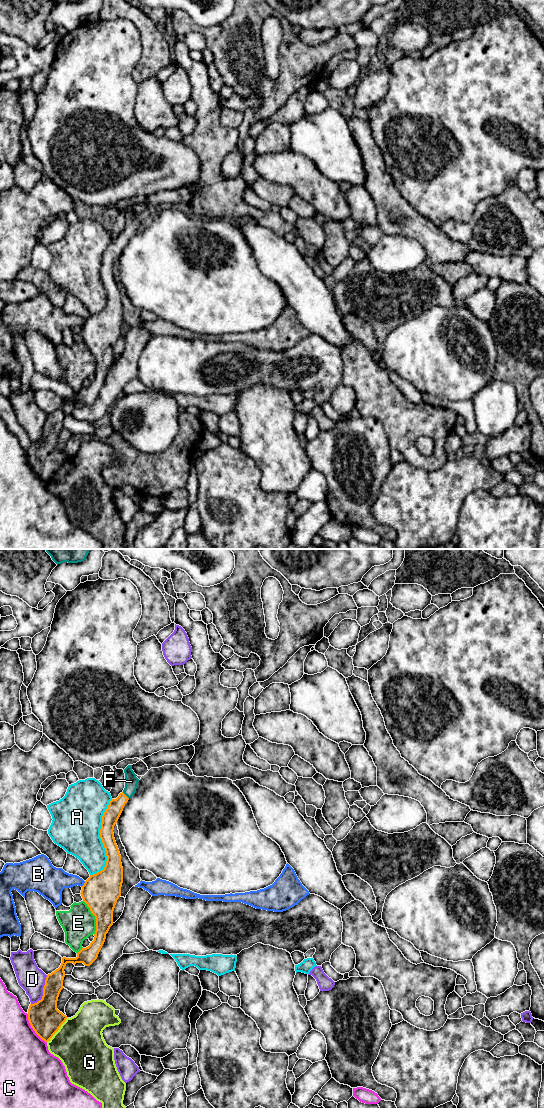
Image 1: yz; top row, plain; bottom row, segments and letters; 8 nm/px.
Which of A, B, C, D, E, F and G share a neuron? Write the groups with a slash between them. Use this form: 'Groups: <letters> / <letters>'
Groups: A / B / C / D / E / F / G

